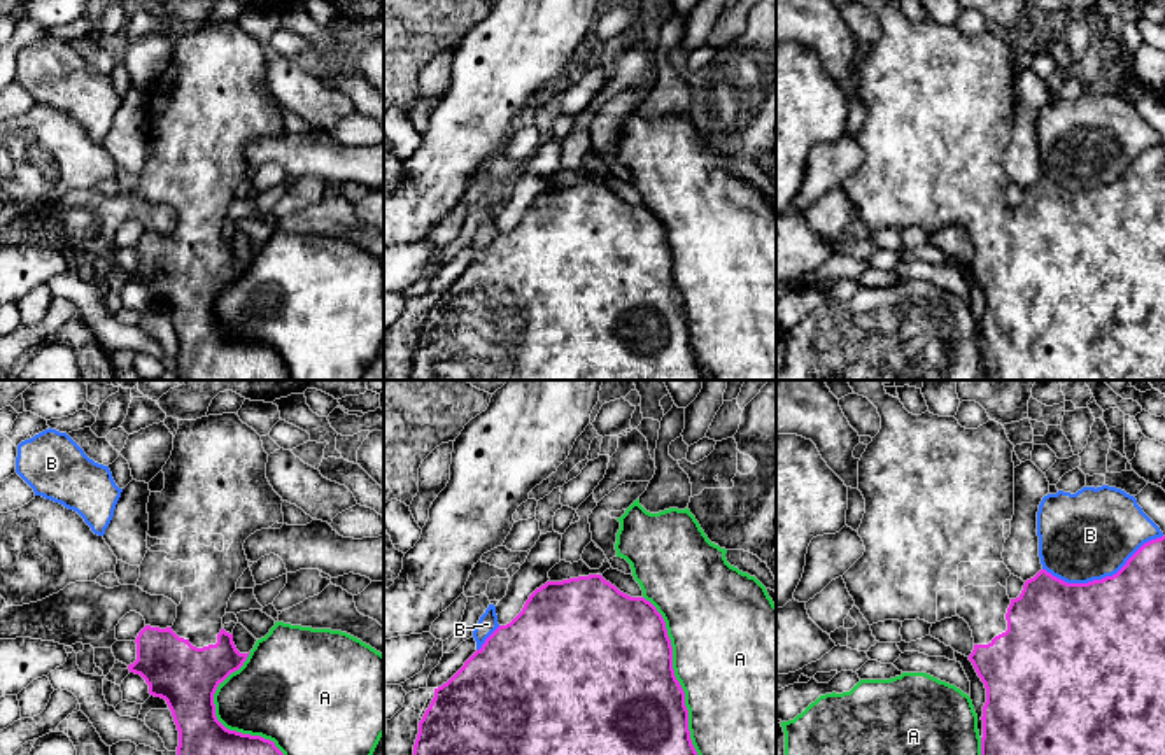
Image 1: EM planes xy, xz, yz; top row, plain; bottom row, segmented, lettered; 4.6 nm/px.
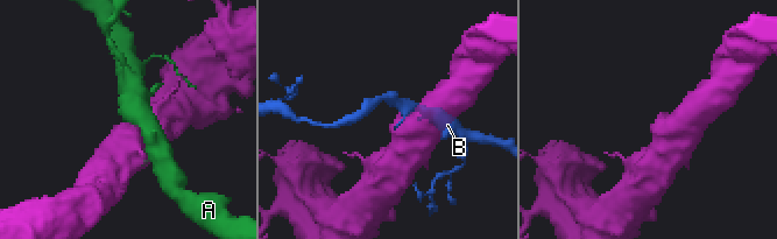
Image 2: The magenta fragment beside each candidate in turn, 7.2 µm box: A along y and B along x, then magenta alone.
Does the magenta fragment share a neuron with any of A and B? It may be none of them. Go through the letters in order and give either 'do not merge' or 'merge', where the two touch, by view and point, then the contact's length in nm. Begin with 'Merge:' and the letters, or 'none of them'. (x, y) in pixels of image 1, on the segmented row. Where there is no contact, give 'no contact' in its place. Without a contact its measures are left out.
Merge: none of them
A: do not merge | xz (673, 675) | 750 nm
B: do not merge | yz (1102, 578) | 600 nm

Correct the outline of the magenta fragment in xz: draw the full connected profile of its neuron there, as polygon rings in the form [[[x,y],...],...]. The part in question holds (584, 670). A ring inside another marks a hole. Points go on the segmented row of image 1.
[[[601,575],[547,582],[526,601],[522,611],[499,625],[464,666],[441,687],[419,722],[413,755],[697,755],[688,730],[685,692],[674,676],[673,646],[666,622],[645,597],[631,597]]]

